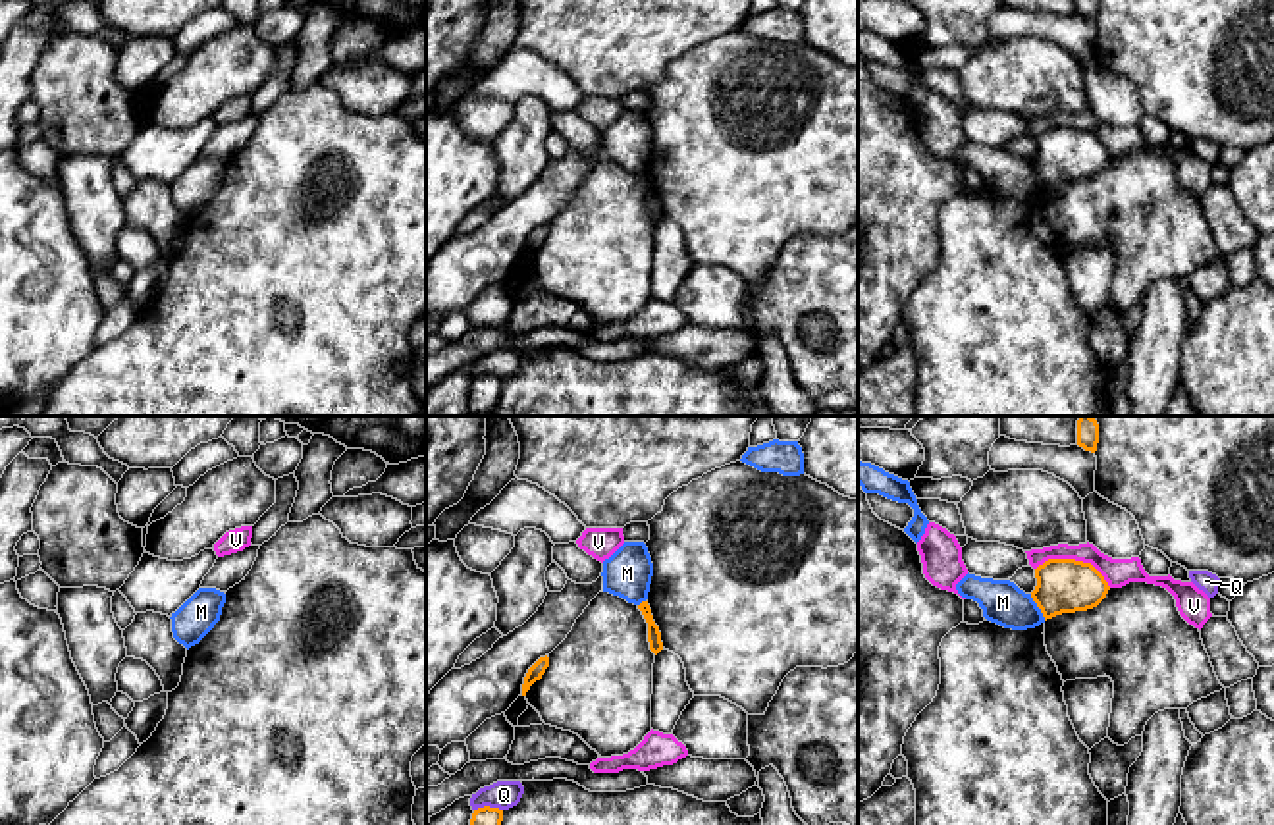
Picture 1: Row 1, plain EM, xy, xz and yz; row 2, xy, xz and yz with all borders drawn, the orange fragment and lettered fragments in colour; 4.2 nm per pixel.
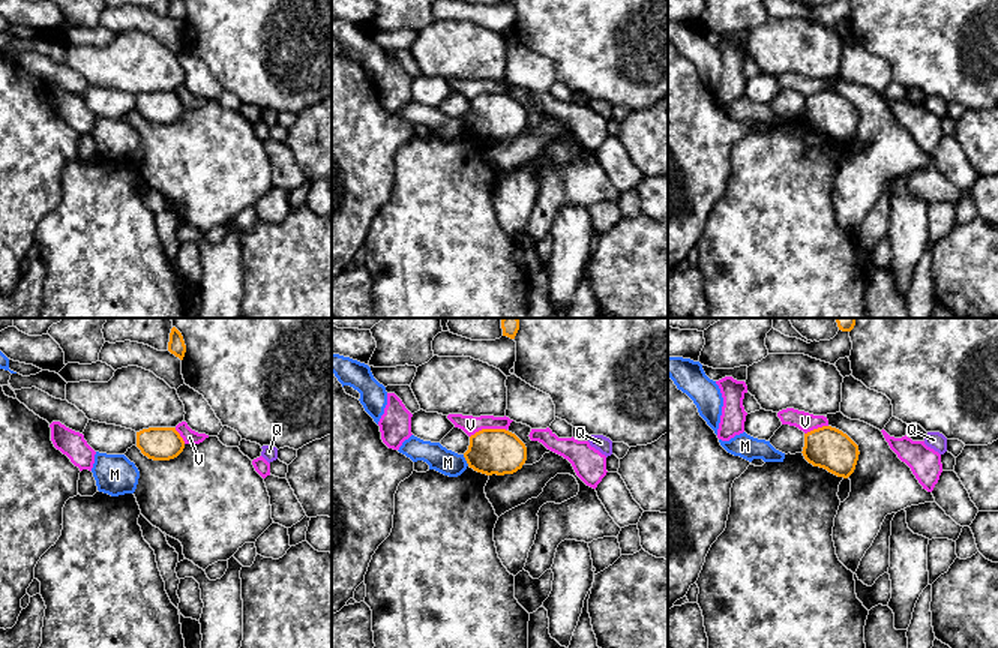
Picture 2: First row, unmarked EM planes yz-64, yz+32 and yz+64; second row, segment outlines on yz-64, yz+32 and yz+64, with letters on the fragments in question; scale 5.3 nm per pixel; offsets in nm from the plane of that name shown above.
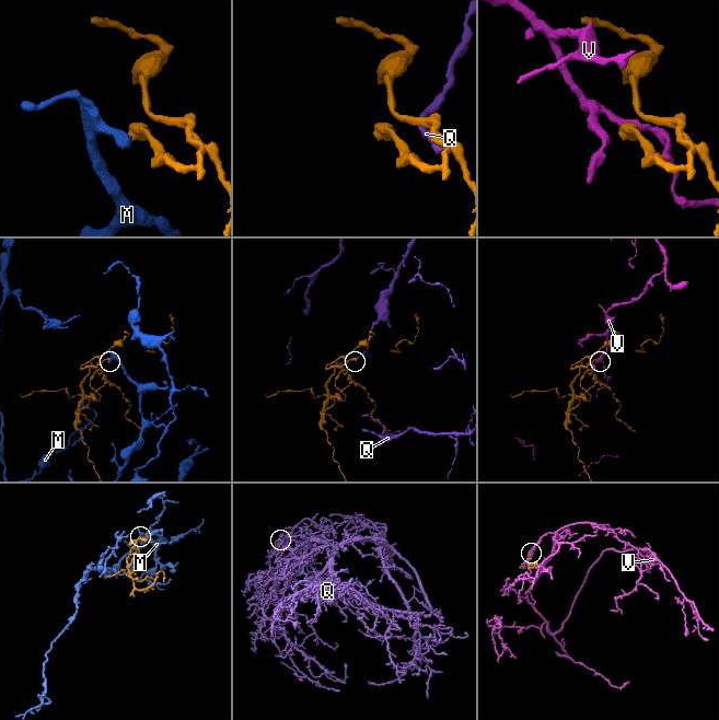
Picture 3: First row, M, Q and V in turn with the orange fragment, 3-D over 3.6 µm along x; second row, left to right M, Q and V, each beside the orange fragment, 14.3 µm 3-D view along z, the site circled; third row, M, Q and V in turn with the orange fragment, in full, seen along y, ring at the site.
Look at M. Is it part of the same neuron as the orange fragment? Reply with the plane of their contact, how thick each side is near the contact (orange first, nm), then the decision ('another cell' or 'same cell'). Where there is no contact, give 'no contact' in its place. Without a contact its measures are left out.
contact in yz; calibres 220 and 180 nm; another cell

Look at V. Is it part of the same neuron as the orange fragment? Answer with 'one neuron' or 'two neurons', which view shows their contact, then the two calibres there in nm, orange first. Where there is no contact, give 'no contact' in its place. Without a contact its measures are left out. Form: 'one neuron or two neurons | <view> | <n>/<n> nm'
two neurons | yz | 220/120 nm

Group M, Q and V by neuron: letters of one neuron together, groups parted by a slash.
M / Q / V

